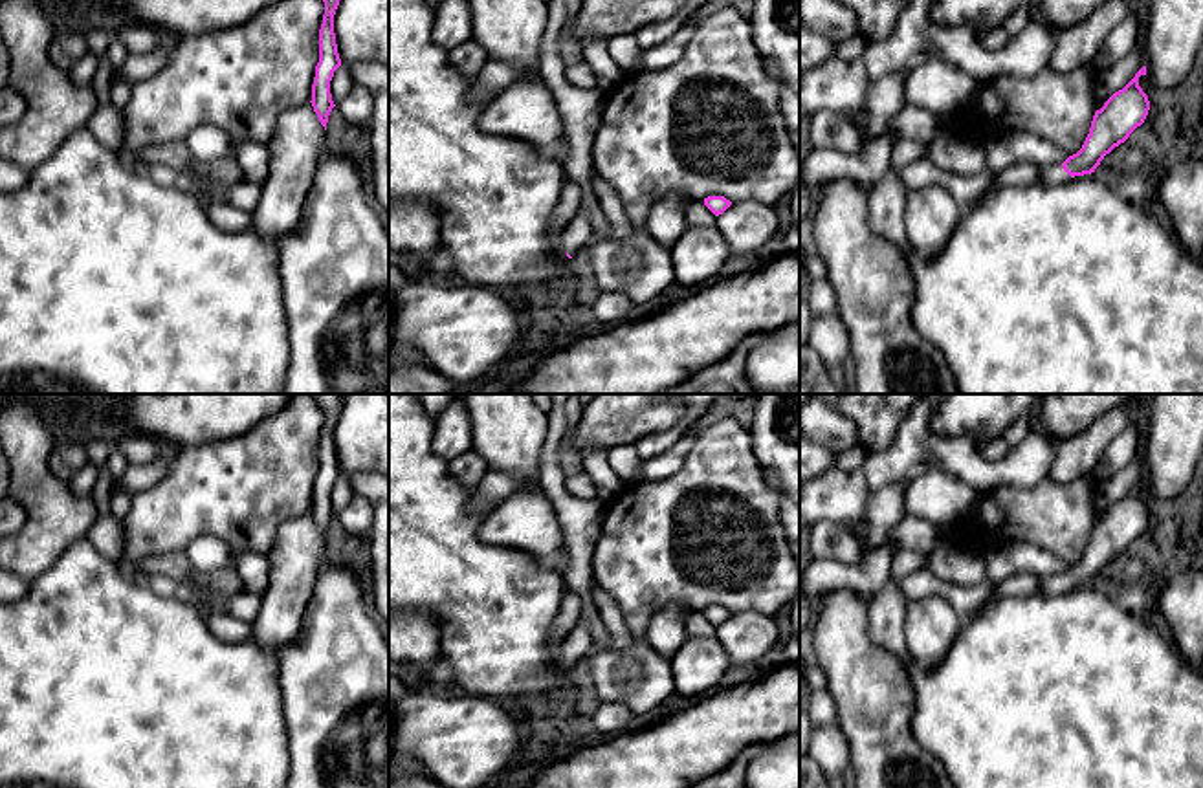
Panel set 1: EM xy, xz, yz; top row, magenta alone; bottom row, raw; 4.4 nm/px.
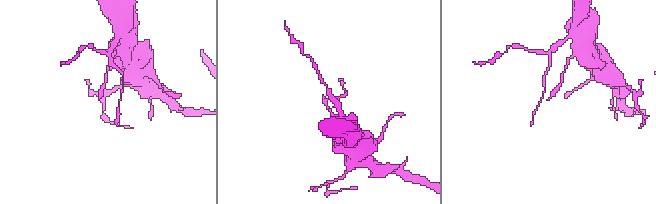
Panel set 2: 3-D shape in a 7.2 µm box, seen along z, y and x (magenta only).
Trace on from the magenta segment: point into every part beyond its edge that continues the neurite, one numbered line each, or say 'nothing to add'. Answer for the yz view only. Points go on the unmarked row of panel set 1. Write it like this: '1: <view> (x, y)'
1: yz (1053, 585)

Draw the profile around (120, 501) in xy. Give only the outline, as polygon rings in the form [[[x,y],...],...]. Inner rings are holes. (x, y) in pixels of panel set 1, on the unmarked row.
[[[114,486],[114,489],[110,491],[110,509],[108,511],[114,517],[123,520],[130,506],[132,506],[132,495]]]

